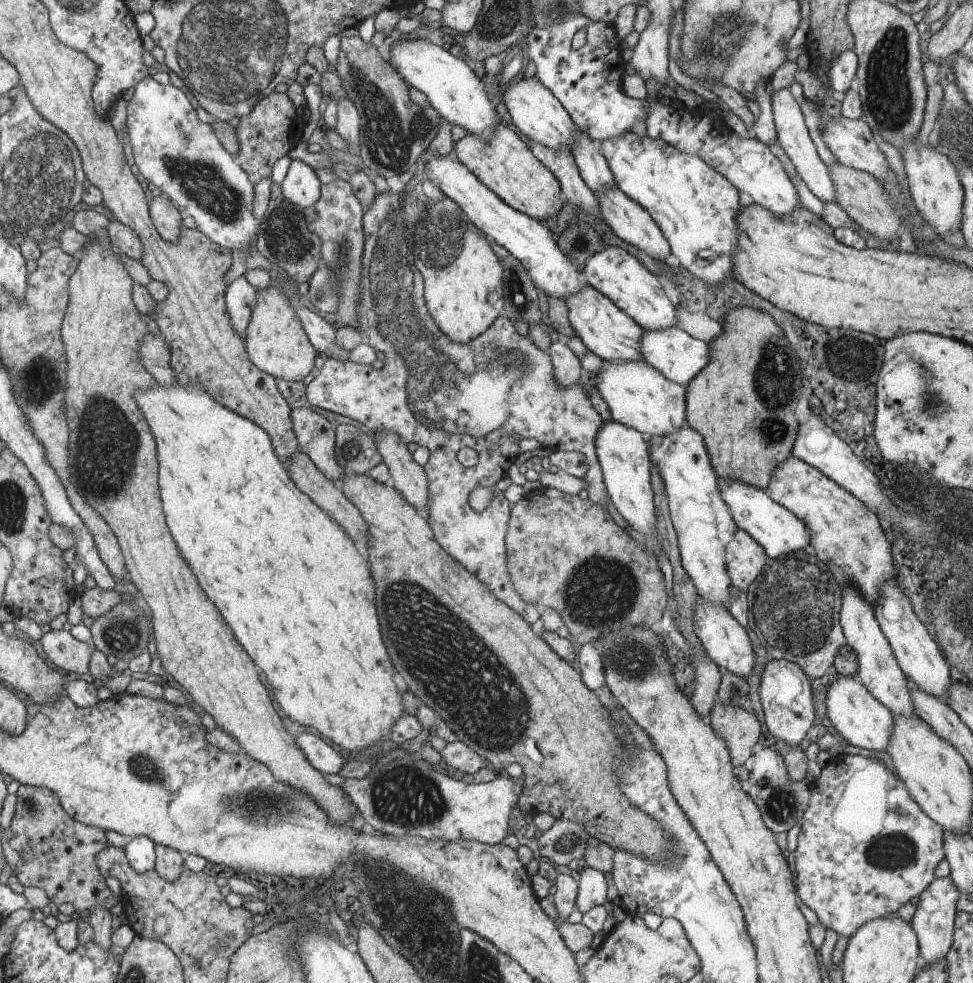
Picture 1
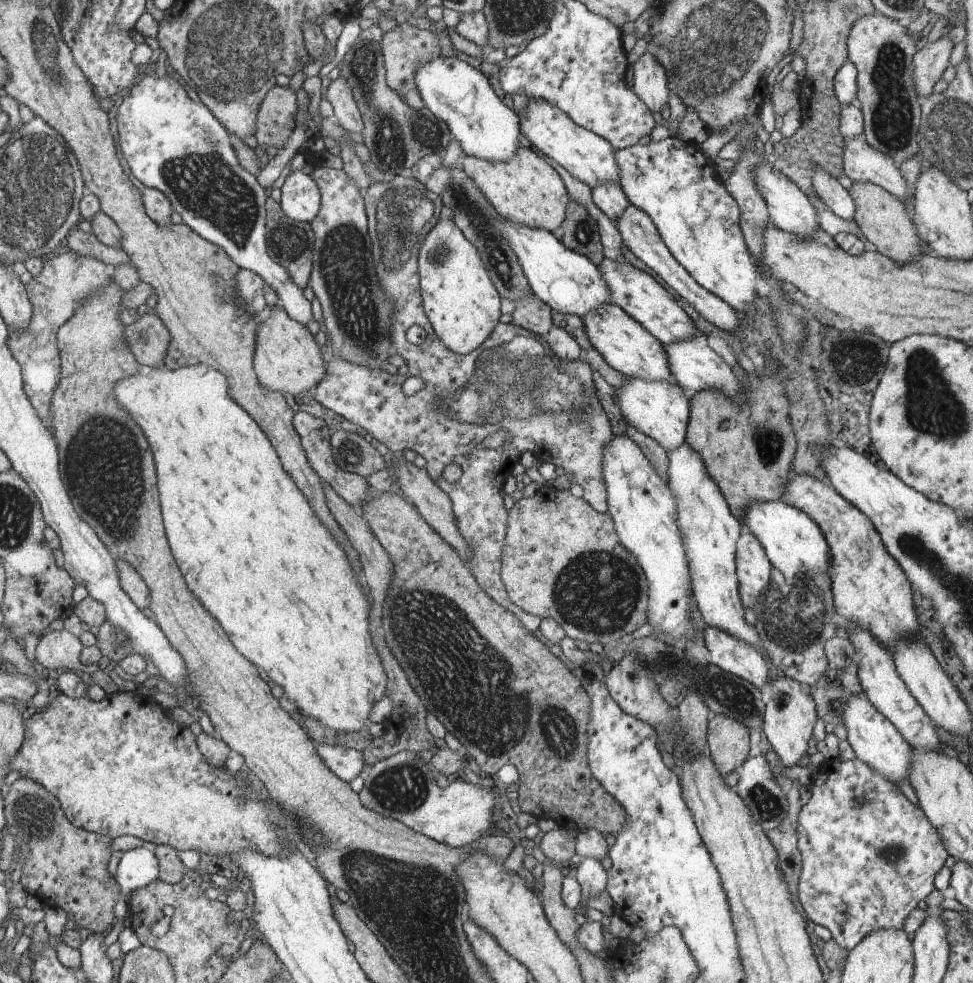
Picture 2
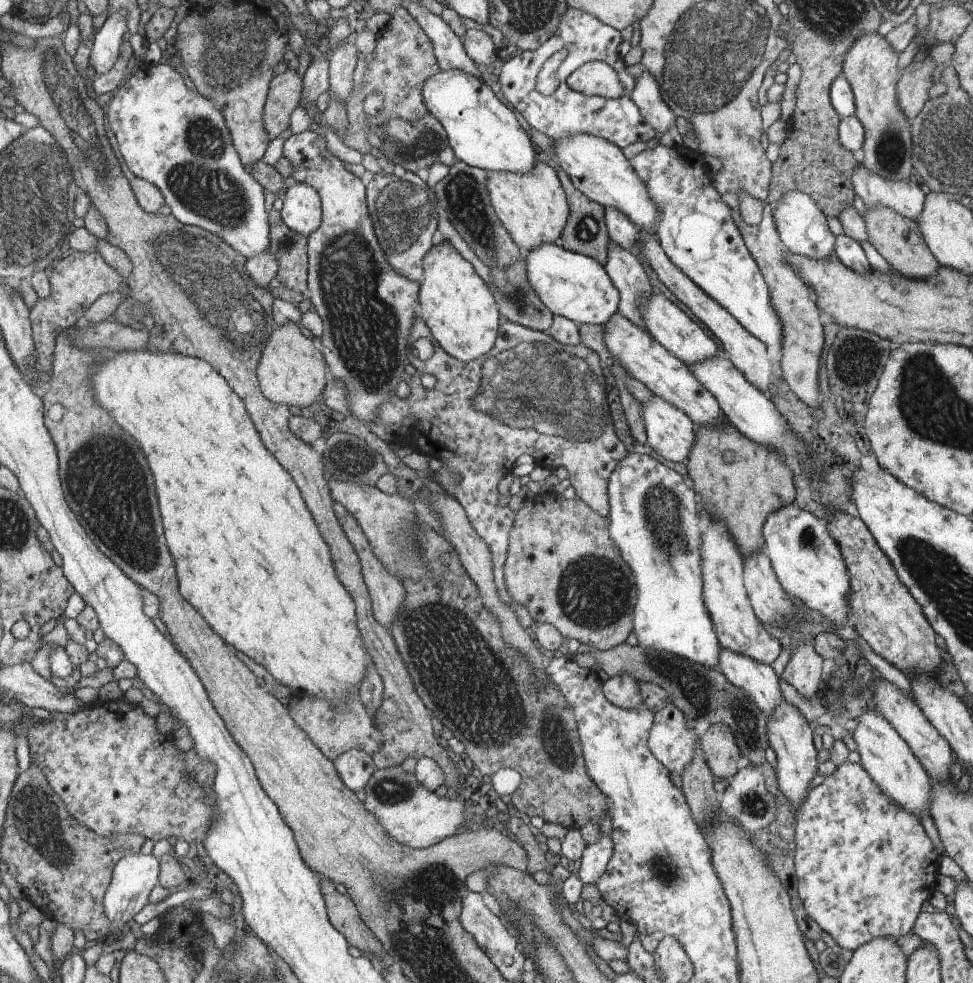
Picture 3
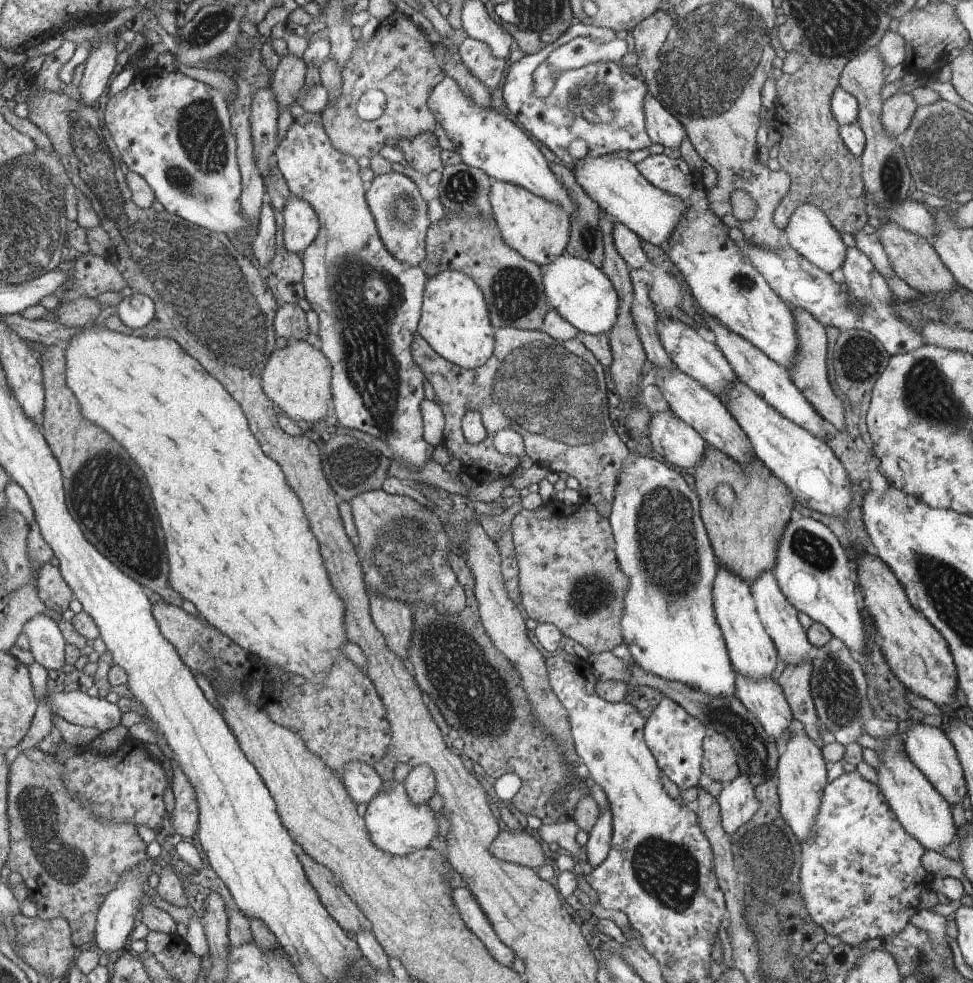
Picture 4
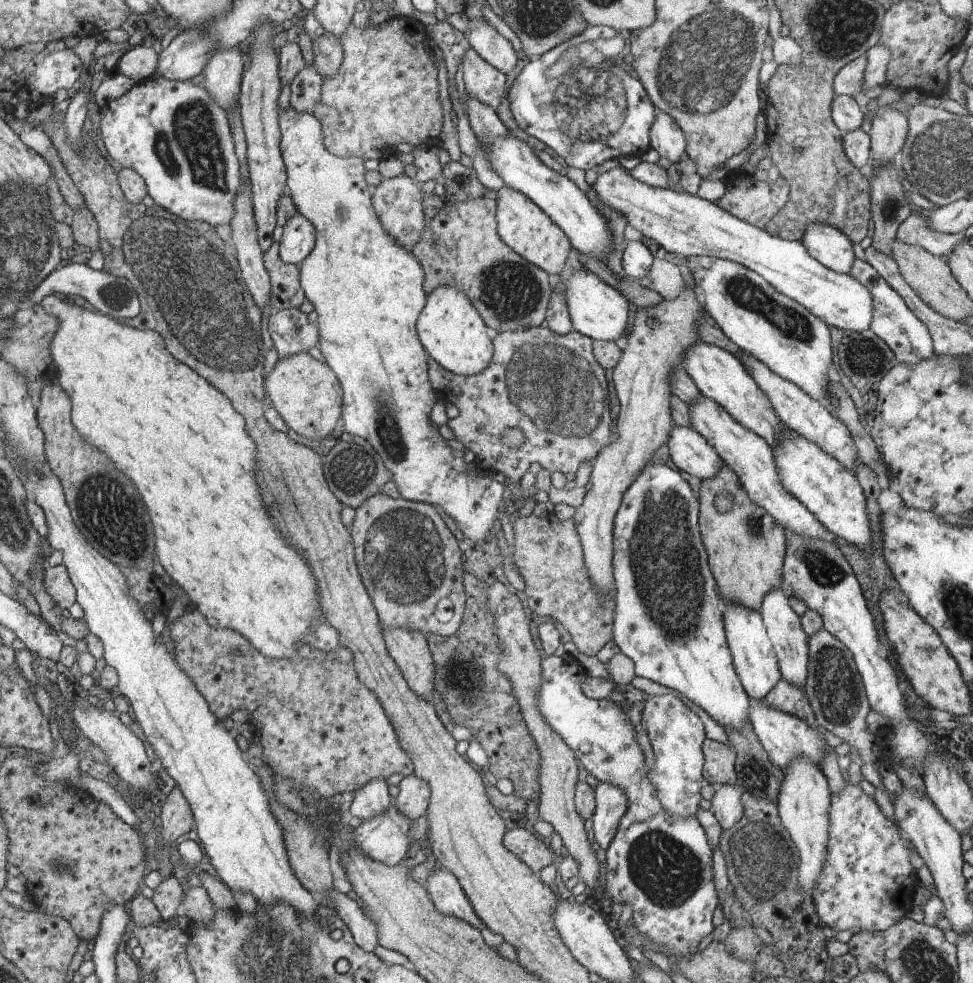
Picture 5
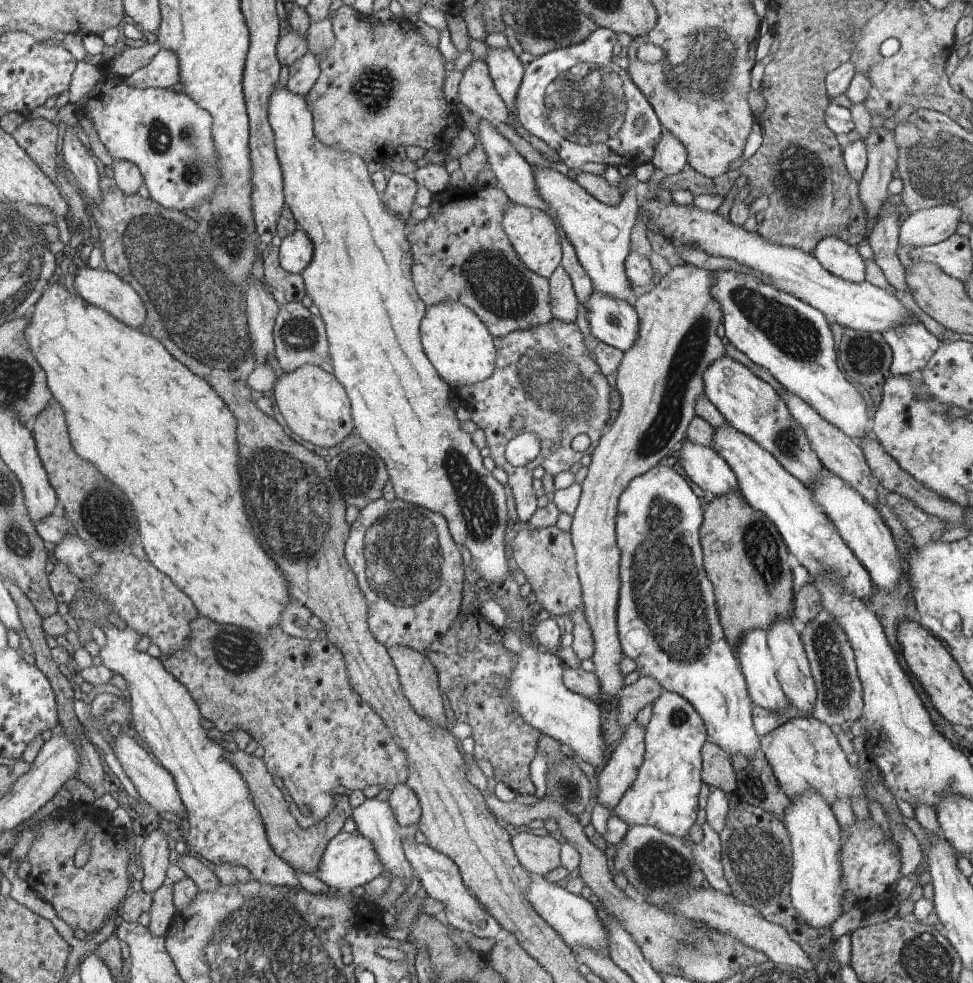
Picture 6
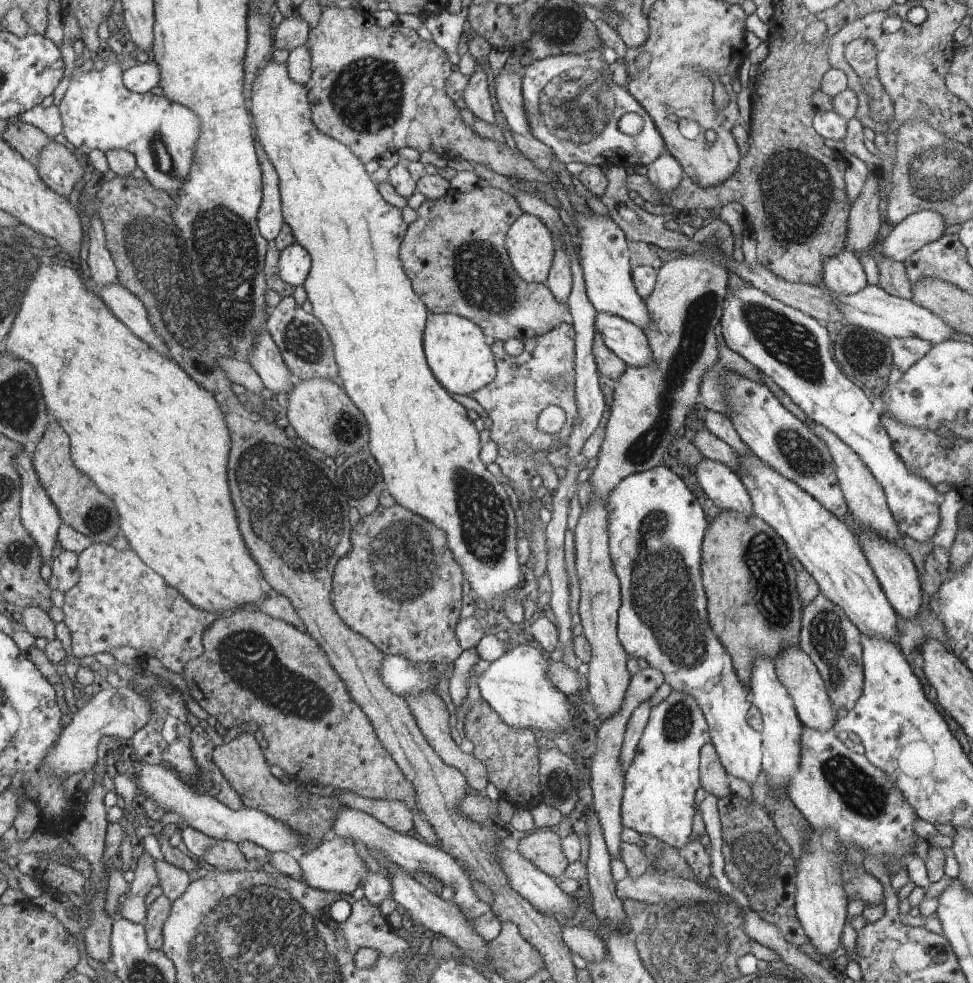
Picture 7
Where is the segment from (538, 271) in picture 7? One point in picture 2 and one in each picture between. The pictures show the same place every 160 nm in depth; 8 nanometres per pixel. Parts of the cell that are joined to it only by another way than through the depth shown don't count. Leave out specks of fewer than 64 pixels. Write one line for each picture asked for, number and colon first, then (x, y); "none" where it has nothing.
2: (527, 190)
3: (533, 207)
4: (539, 230)
5: (526, 228)
6: (533, 233)

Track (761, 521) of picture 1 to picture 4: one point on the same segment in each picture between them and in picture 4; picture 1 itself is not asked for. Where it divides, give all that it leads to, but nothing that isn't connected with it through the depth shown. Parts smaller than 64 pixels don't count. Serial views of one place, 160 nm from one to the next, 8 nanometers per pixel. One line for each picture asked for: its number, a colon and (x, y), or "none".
2: (794, 543)
3: (807, 561)
4: (813, 572)

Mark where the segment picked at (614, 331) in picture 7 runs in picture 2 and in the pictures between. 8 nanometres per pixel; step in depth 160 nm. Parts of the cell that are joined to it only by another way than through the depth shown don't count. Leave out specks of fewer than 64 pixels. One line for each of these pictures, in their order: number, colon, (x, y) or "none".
2: (569, 283)
3: (571, 285)
4: (580, 292)
5: (598, 311)
6: (614, 322)

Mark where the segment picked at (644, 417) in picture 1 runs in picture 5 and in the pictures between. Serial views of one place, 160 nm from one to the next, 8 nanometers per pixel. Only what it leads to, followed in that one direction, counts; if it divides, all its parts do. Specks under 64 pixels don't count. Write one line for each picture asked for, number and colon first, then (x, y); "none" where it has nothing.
2: (661, 410)
3: (670, 433)
4: (679, 444)
5: (690, 452)

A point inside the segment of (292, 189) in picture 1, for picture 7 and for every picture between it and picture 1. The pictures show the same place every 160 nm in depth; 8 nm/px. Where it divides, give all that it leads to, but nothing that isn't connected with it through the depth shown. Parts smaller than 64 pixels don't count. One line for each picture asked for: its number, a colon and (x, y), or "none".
2: (301, 200)
3: (302, 212)
4: (301, 227)
5: (298, 240)
6: (296, 250)
7: (294, 263)

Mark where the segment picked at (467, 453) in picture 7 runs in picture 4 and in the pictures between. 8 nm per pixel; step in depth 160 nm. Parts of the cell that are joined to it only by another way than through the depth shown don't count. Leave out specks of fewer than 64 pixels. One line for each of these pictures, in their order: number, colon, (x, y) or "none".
4: (369, 304)
5: (367, 291)
6: (360, 276)

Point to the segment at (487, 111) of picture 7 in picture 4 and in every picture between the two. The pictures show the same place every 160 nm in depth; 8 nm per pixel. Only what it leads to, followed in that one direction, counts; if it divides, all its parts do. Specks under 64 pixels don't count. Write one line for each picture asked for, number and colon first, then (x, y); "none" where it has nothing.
4: (476, 56)
5: (483, 82)
6: (477, 92)

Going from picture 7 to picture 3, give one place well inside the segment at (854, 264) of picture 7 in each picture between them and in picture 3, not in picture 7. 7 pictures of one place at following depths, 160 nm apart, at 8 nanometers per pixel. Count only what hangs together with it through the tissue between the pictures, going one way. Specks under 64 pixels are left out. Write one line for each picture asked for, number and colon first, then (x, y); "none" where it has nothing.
3: (803, 229)
4: (809, 232)
5: (827, 244)
6: (839, 257)

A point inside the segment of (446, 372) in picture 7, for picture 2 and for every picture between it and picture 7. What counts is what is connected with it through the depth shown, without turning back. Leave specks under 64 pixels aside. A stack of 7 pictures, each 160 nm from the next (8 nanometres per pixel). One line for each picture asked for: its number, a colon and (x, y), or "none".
2: (463, 306)
3: (454, 302)
4: (455, 323)
5: (452, 330)
6: (455, 339)

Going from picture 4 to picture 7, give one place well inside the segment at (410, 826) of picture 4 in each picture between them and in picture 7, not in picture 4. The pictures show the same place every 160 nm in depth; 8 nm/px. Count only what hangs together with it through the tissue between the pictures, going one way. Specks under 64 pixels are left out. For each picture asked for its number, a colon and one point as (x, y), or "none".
5: (386, 838)
6: (351, 859)
7: (335, 866)

